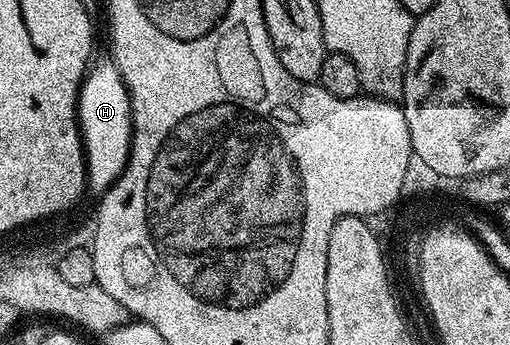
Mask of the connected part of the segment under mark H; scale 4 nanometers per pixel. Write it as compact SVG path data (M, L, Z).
M113 62L95 64L87 72L77 99L77 120L85 152L86 187L100 195L123 174L131 154L131 96Z

